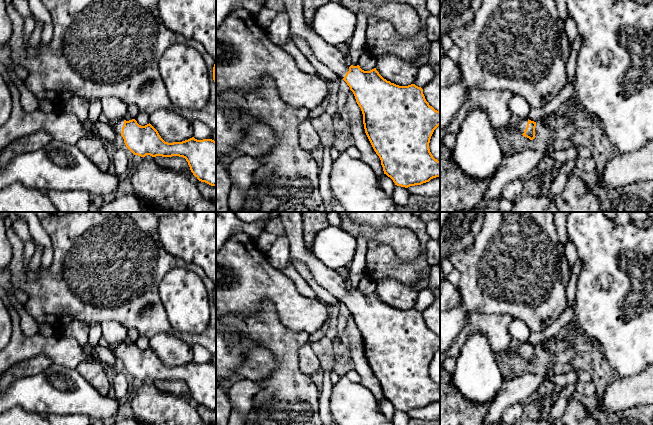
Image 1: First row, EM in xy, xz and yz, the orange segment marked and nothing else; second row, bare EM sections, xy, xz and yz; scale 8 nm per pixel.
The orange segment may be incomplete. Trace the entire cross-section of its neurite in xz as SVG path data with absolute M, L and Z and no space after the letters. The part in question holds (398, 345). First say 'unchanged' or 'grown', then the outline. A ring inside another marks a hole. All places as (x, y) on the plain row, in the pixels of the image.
grown; M275 212L282 221L283 232L290 243L291 261L303 263L312 274L315 282L335 296L339 302L343 303L353 316L356 326L363 338L363 348L365 357L376 378L381 384L384 398L390 401L395 409L408 412L410 410L421 409L431 403L440 401L440 385L435 383L430 376L429 367L434 354L440 349L440 336L435 334L426 325L423 313L411 308L399 310L384 303L376 292L364 295L359 289L350 291L346 289L345 279L336 271L321 263L310 252L304 242L304 229L302 212Z

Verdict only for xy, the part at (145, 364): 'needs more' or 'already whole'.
needs more

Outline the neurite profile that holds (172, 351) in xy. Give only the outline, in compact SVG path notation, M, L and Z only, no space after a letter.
M158 334L149 339L149 344L165 366L182 366L193 361L191 347L173 335Z

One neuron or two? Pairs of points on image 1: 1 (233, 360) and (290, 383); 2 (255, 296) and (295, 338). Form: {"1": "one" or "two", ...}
{"1": "two", "2": "two"}

